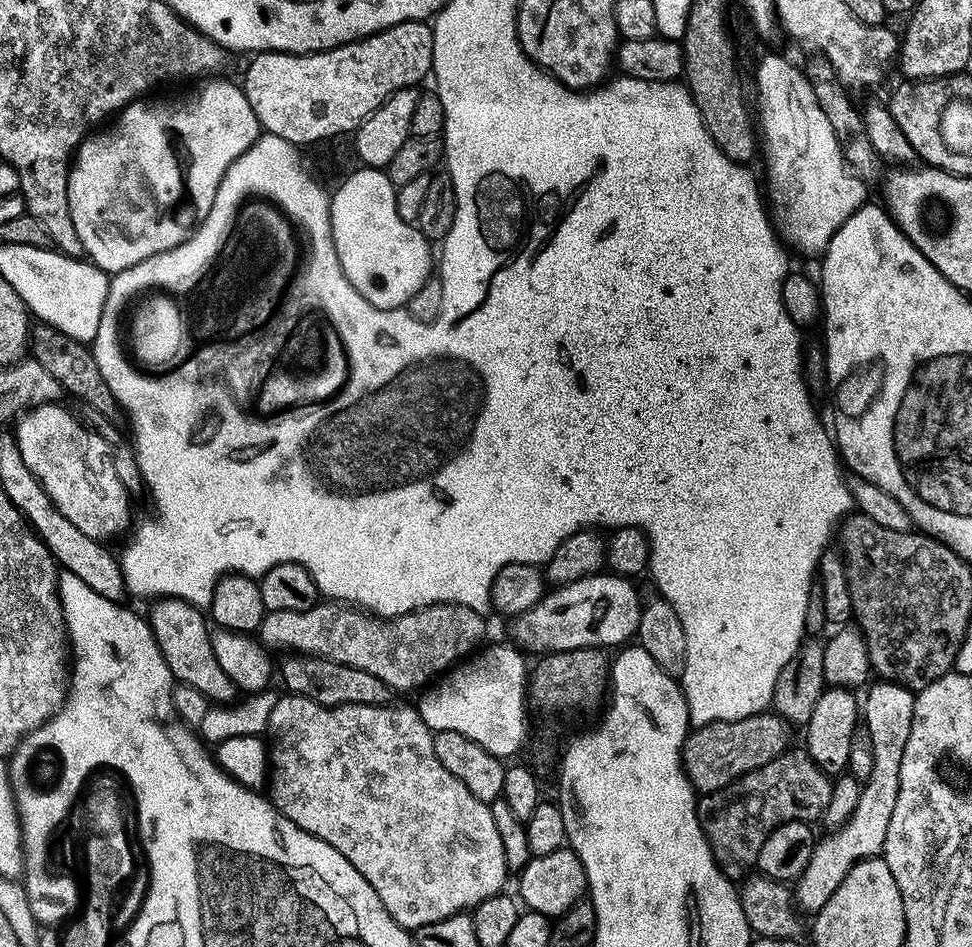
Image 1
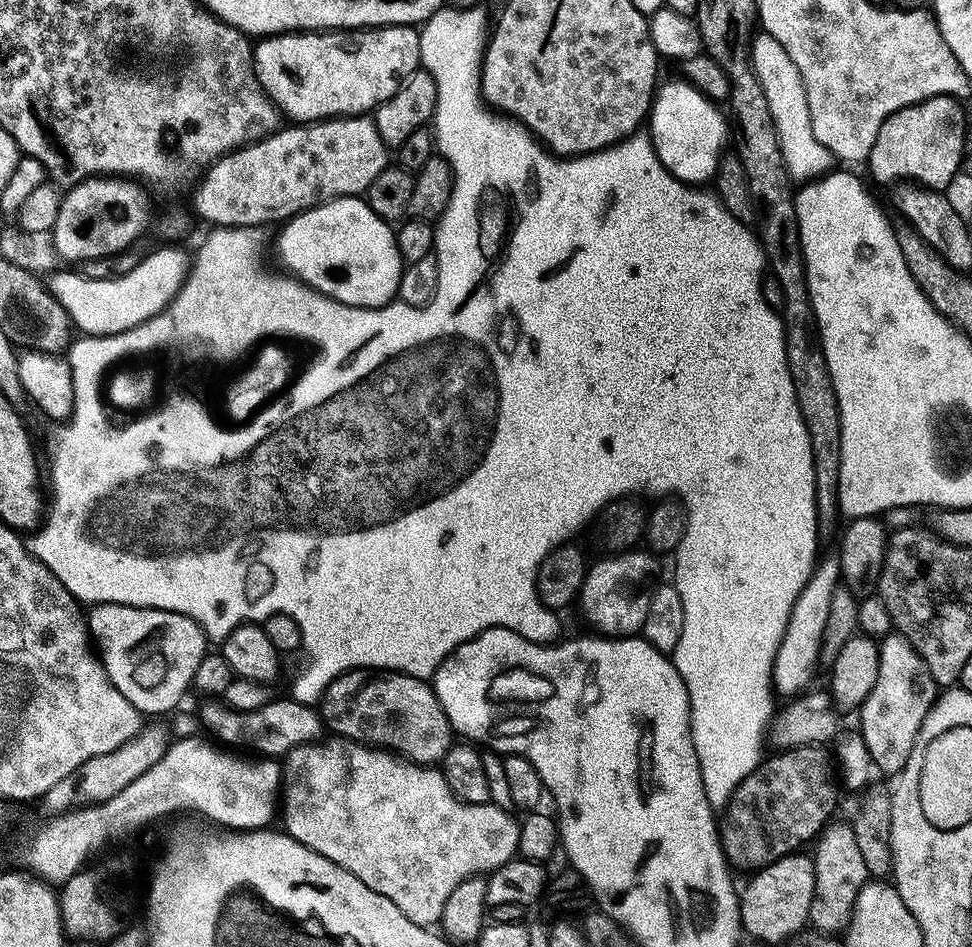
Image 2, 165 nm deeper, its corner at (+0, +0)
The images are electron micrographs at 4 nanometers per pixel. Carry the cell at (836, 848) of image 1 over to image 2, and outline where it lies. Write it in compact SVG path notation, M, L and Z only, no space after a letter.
M889 634L879 645L878 682L874 682L874 690L870 690L858 709L858 731L865 740L875 771L895 777L906 766L910 750L914 750L918 730L936 701L938 685L905 636Z

